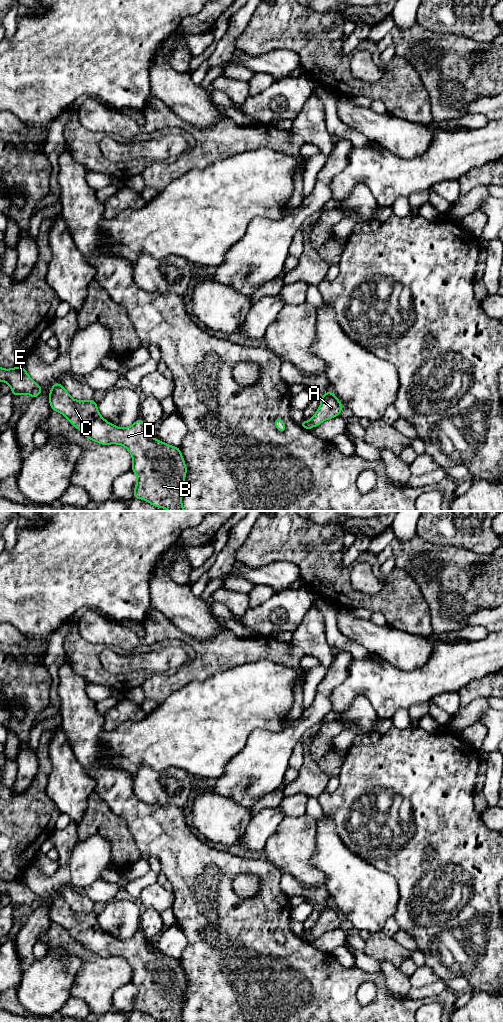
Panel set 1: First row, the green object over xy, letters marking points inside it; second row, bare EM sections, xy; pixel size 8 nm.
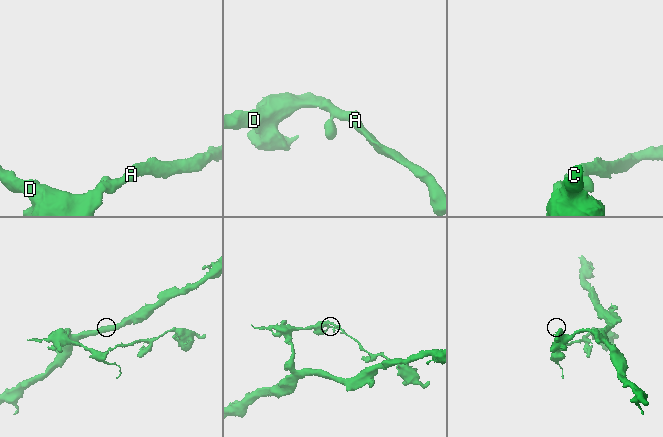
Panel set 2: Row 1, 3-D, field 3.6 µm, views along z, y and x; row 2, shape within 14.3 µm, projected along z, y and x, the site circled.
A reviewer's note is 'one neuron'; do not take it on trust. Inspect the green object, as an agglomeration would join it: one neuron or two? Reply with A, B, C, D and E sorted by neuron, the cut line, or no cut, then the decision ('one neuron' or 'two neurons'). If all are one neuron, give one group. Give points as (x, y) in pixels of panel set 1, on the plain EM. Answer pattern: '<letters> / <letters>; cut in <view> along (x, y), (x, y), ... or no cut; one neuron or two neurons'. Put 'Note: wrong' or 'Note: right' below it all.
A B C D E; no cut; one neuron
Note: right

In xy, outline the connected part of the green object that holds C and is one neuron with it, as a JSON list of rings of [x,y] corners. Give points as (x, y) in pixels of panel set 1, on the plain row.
[[[53,895],[49,904],[52,922],[64,927],[71,937],[85,949],[101,957],[123,957],[132,968],[132,983],[137,989],[133,1010],[147,1013],[168,1023],[186,1023],[182,1017],[182,1005],[187,979],[179,959],[153,950],[149,940],[139,930],[129,939],[120,940],[106,933],[99,925],[97,915],[91,912],[75,912],[60,895]]]

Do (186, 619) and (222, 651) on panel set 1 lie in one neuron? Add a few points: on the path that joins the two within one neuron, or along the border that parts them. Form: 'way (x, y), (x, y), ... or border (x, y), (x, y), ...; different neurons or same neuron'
border (226, 629), (205, 640), (195, 640), (189, 637); different neurons

